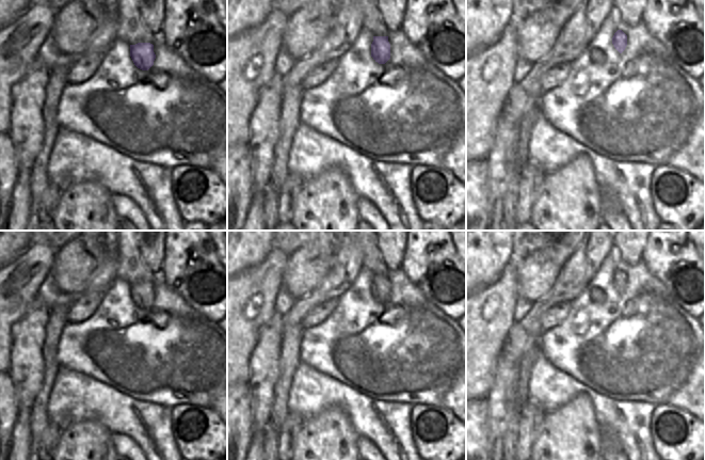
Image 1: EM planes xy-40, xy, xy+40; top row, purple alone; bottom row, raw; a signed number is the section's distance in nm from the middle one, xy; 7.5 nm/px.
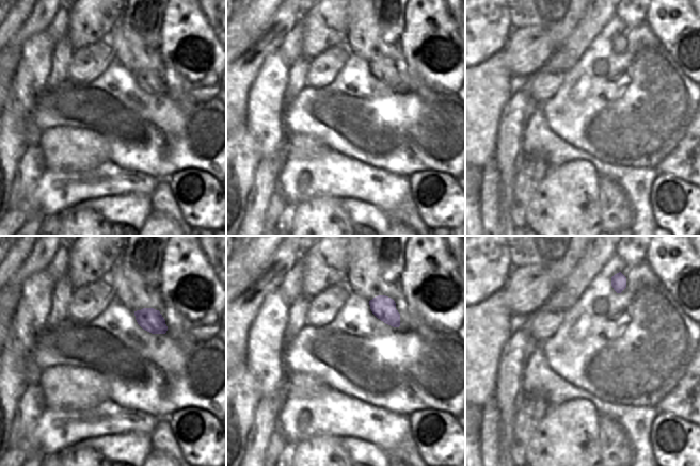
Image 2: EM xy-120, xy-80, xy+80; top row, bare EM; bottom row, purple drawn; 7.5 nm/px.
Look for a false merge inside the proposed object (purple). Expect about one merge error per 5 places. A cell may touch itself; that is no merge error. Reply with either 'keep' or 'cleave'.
keep

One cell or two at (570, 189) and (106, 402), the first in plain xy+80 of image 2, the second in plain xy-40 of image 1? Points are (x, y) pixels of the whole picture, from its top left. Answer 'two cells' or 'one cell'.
two cells

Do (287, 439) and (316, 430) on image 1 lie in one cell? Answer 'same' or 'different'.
different

